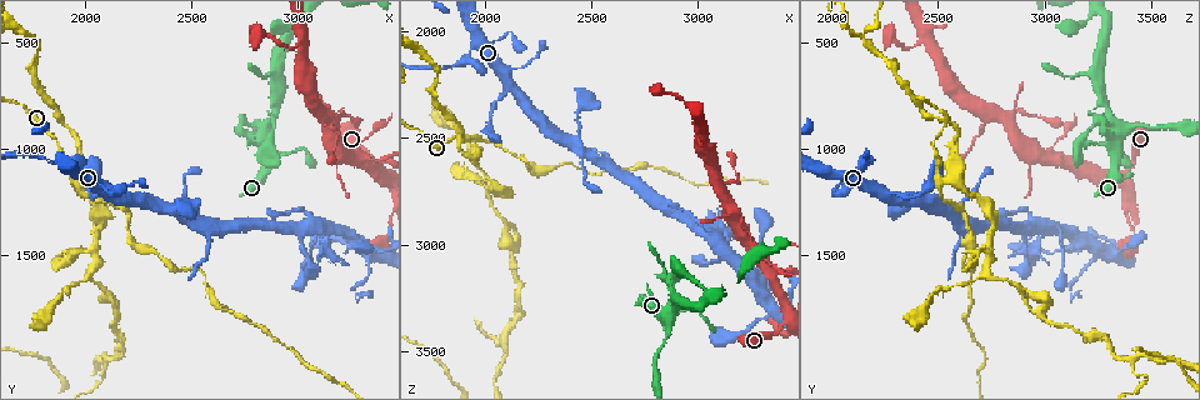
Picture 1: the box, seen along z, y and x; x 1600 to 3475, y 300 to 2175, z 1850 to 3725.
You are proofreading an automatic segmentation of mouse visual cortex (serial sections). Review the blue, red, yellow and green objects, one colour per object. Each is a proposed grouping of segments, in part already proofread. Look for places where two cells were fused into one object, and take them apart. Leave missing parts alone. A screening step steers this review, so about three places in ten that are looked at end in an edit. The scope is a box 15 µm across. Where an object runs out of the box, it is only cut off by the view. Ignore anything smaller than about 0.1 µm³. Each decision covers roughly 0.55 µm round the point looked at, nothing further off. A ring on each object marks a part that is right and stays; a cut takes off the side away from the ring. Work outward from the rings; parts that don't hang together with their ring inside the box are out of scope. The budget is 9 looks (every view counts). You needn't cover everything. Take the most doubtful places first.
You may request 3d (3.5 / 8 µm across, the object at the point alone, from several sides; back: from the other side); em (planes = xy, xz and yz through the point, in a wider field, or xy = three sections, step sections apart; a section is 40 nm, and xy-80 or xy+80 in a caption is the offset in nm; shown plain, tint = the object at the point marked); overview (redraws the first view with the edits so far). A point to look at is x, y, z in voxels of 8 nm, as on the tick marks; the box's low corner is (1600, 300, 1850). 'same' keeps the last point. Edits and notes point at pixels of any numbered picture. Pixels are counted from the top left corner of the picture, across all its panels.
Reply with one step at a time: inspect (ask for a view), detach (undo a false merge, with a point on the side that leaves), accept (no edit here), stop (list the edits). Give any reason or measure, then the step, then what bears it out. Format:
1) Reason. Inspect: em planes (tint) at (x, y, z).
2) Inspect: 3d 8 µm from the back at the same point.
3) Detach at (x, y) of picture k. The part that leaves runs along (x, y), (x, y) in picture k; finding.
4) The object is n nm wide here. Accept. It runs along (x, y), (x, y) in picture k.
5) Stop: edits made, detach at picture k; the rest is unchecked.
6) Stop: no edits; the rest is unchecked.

Looks like a crossing. Inspect: 3d 3.5 µm from the back at (1950, 1140, 2560).

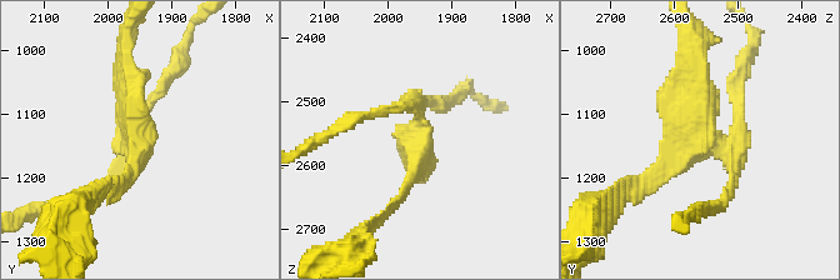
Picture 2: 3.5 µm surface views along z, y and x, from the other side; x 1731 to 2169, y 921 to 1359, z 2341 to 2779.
Inspect: em xy step 1 (tint) at (1950, 1140, 2560).

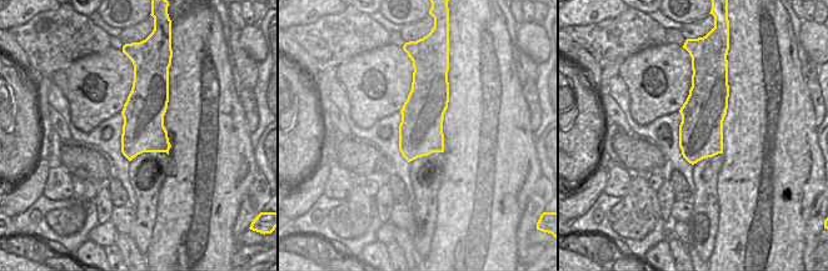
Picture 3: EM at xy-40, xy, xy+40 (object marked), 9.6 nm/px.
Inspect: em xy step 2 (tint) at the same point.

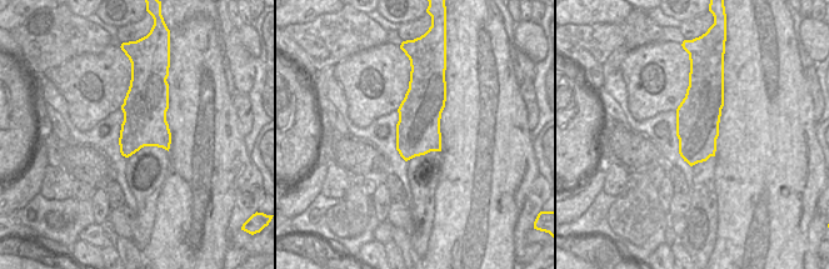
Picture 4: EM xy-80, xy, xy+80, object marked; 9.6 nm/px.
Detach at (701, 111) of picture 2. The part that leaves runs along (724, 145), (685, 141), (624, 184) in picture 2; a second cell is stuck on.

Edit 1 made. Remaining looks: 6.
Inspect: overview.

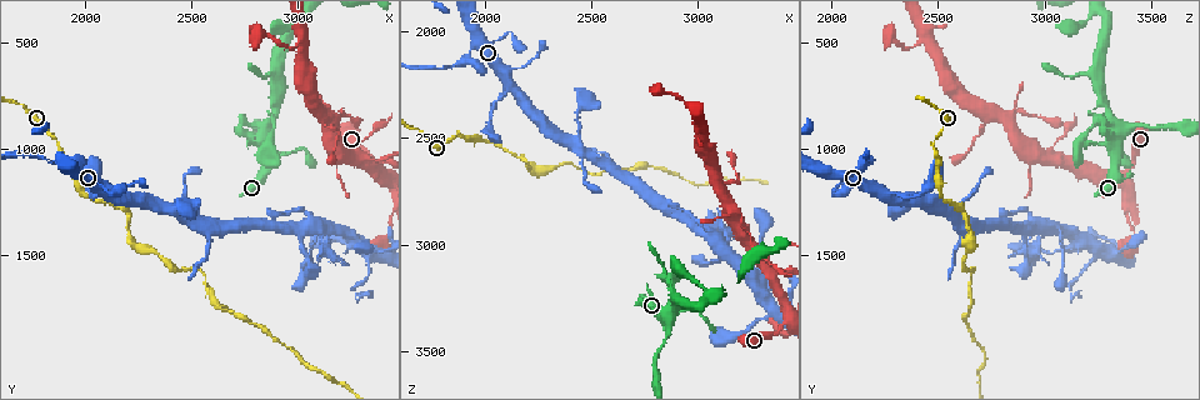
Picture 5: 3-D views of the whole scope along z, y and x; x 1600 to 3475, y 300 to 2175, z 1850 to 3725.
Sharp bend. Inspect: 3d 3.5 µm at (2540, 1560, 2670).

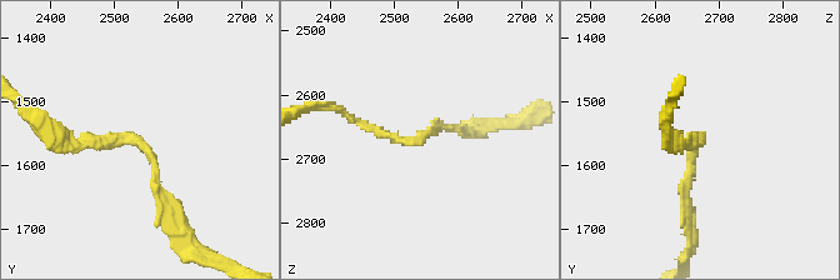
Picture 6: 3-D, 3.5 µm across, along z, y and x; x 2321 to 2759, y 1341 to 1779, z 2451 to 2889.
The arms are 100, 100 nm wide; need the tissue. Inspect: em planes (tint) at (2530, 1560, 2675).

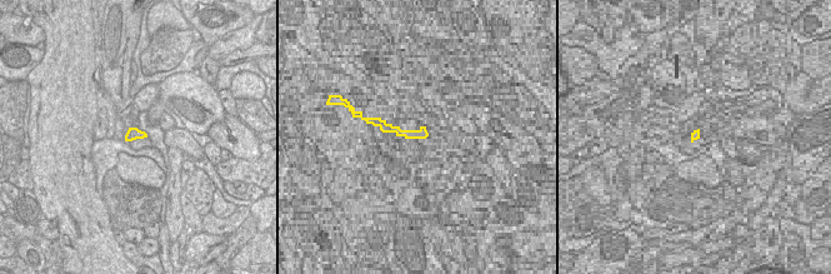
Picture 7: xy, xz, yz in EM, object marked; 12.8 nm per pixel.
Accept. It runs along (338, 109), (400, 141), (441, 125) in picture 6; continuous, no second cell.

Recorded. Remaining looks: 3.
Four or more arms meet. Inspect: 3d 3.5 µm at (2880, 860, 3310).

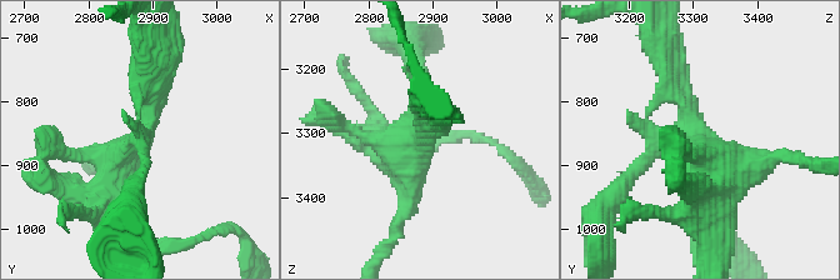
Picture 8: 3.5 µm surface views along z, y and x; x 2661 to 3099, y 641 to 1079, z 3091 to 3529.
Accept. It runs along (718, 216), (673, 68) in picture 8; continuous, no second cell.

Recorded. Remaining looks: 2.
Stop: edits made, detach at picture 2; the rest is unchecked.

